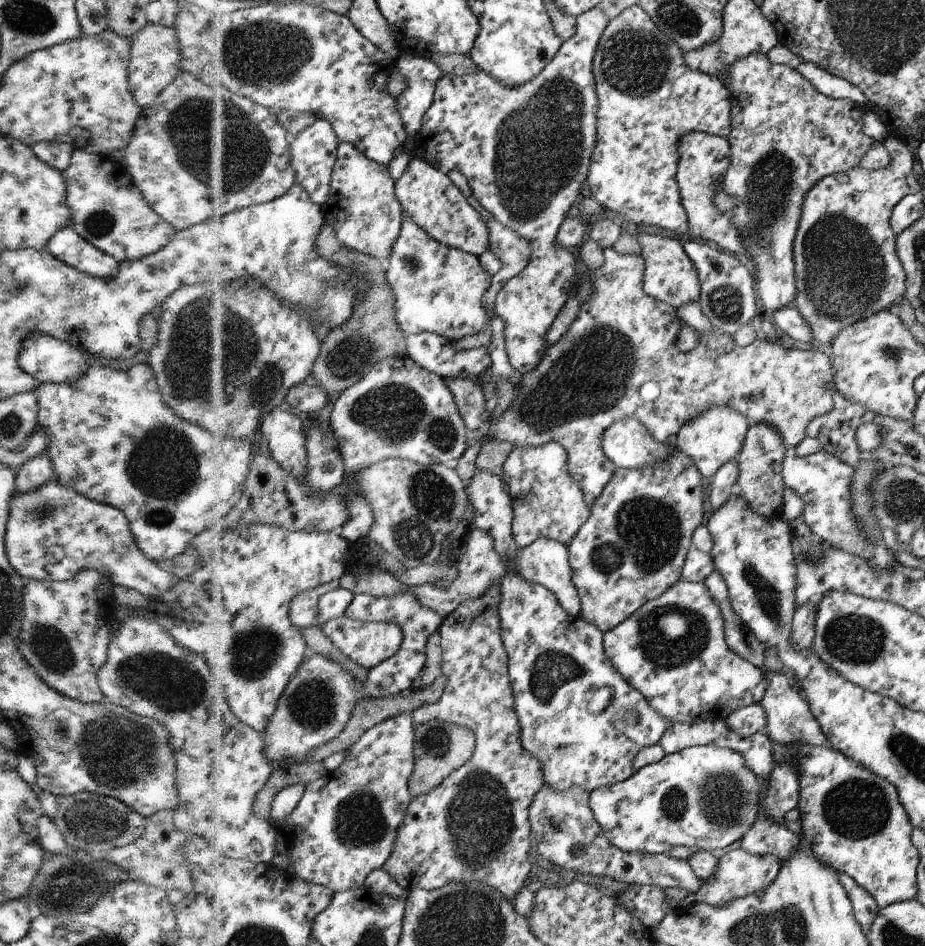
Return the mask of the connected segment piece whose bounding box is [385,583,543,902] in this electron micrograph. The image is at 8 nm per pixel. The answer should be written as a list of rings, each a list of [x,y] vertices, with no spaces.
[[[495,583],[485,591],[483,596],[463,601],[456,612],[450,614],[450,616],[445,619],[440,631],[443,637],[444,650],[442,675],[447,677],[449,682],[444,689],[441,699],[438,699],[436,702],[422,705],[412,714],[418,725],[428,725],[433,721],[440,720],[455,723],[460,727],[471,729],[472,733],[475,734],[476,744],[475,753],[472,756],[472,759],[469,759],[468,763],[465,763],[463,767],[460,768],[460,771],[456,772],[453,776],[450,776],[444,784],[442,784],[442,787],[436,788],[436,790],[429,794],[415,798],[407,818],[399,829],[395,852],[393,853],[391,860],[388,860],[385,868],[392,874],[392,876],[397,878],[402,886],[404,886],[408,896],[420,888],[427,889],[428,891],[436,891],[437,889],[442,889],[444,886],[451,883],[480,882],[498,890],[498,892],[502,893],[510,902],[513,902],[515,895],[525,886],[524,880],[526,880],[526,876],[528,876],[528,872],[530,872],[531,862],[528,862],[528,850],[530,850],[531,822],[528,822],[528,808],[532,808],[535,796],[541,790],[540,786],[542,786],[543,772],[539,761],[536,760],[535,757],[532,757],[528,752],[525,752],[524,748],[521,746],[520,736],[522,735],[522,730],[519,726],[518,714],[515,712],[514,690],[511,688],[511,680],[509,677],[510,656],[508,656],[502,640],[502,624],[499,616],[500,604],[501,588],[498,583]]]

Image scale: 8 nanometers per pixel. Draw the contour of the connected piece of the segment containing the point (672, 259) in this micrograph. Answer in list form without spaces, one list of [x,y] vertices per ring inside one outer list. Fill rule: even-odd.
[[[636,233],[642,247],[642,258],[646,262],[646,271],[643,275],[643,290],[655,300],[664,301],[674,309],[685,305],[698,303],[702,282],[699,281],[698,270],[687,256],[682,244],[674,238],[654,236],[654,234]]]

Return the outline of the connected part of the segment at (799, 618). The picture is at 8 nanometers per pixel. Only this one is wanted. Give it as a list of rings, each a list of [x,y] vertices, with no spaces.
[[[824,595],[812,597],[799,606],[793,620],[793,645],[795,649],[806,649],[812,646],[815,639],[815,624],[817,620],[818,600]]]

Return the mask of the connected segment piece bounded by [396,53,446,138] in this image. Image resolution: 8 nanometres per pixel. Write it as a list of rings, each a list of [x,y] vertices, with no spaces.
[[[404,53],[396,65],[407,81],[407,88],[397,98],[398,109],[414,138],[422,131],[424,118],[435,104],[435,95],[446,73],[430,57],[413,57]]]

